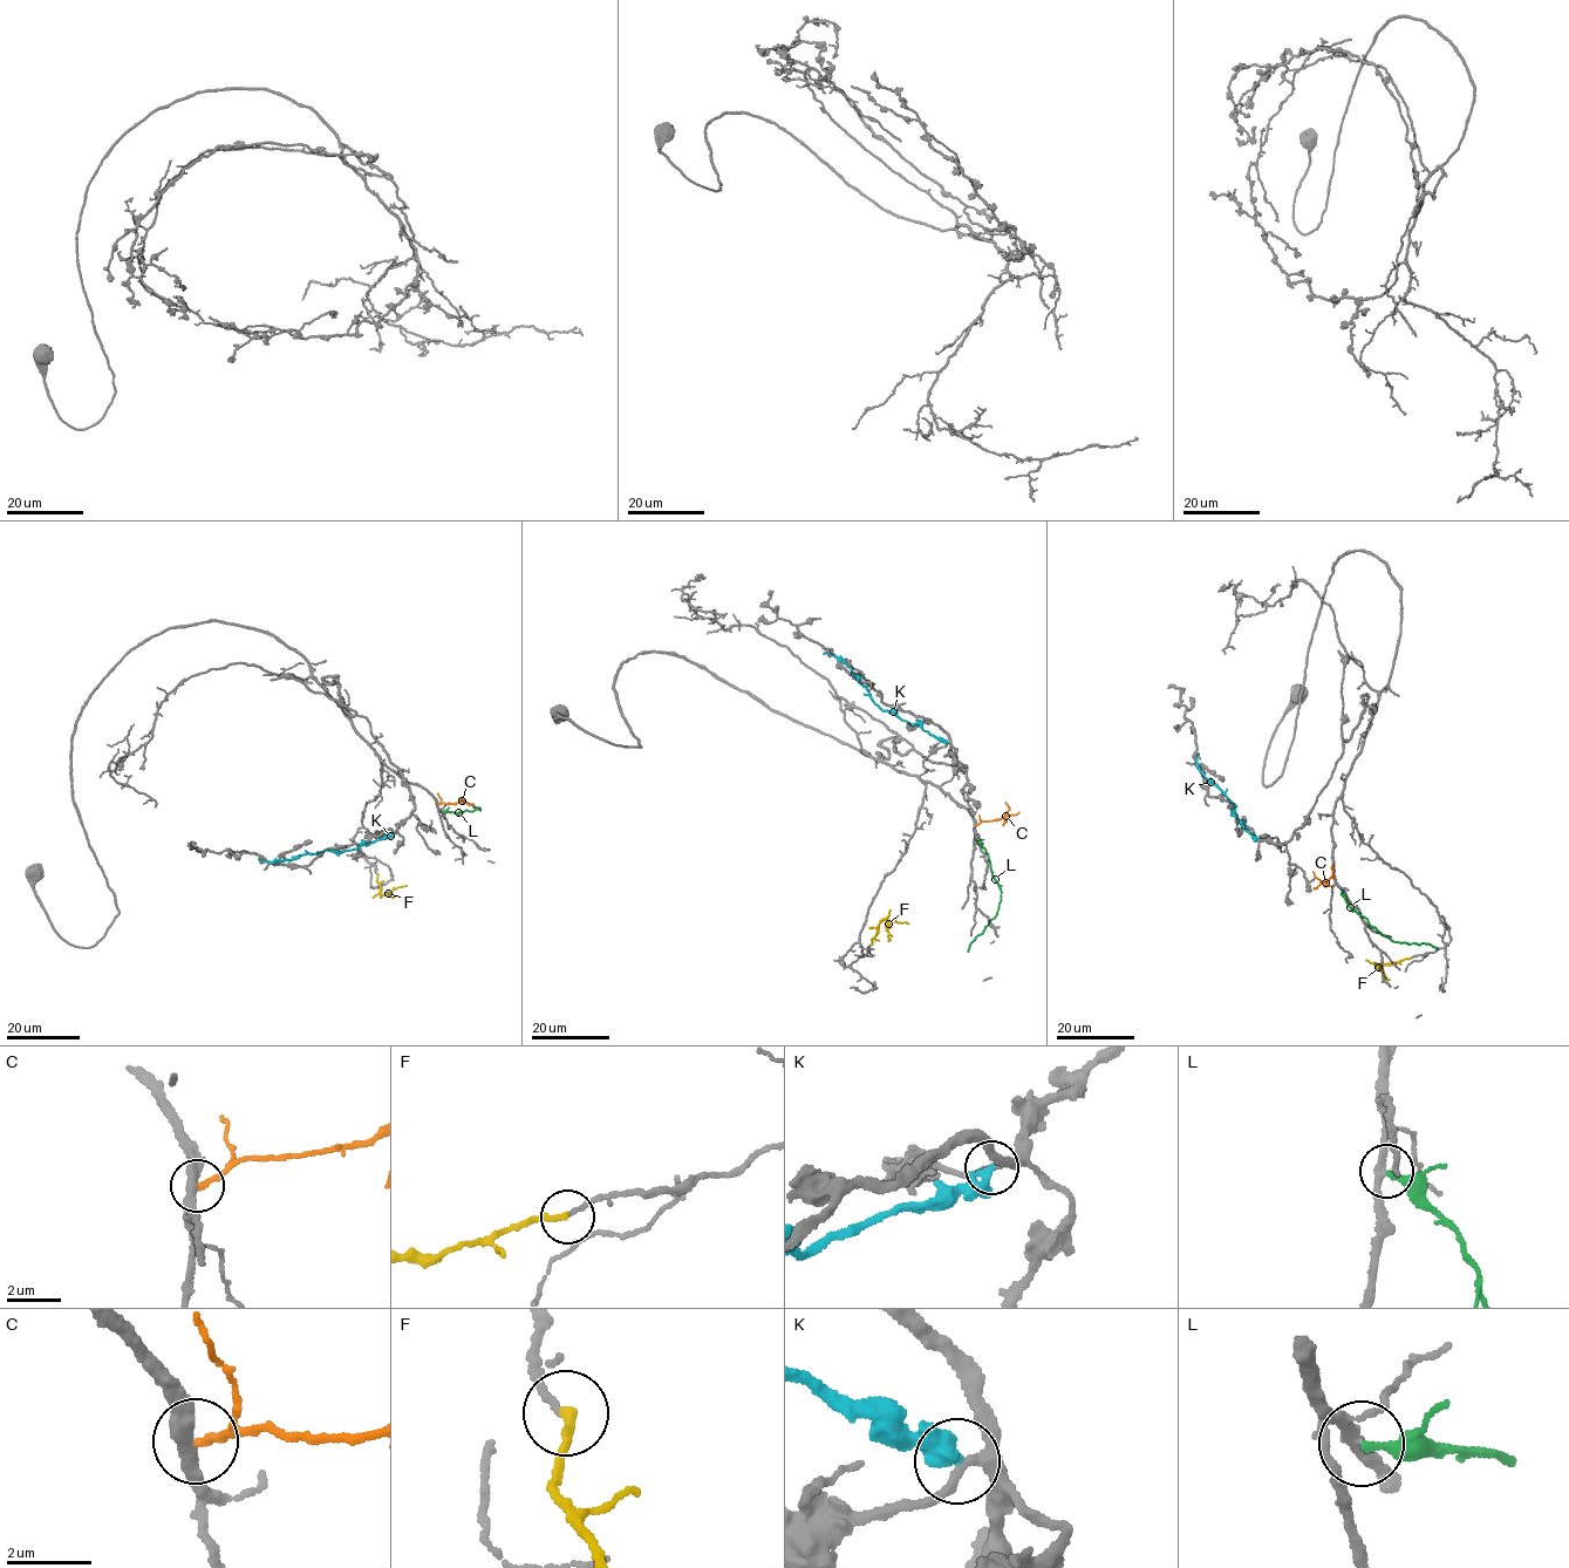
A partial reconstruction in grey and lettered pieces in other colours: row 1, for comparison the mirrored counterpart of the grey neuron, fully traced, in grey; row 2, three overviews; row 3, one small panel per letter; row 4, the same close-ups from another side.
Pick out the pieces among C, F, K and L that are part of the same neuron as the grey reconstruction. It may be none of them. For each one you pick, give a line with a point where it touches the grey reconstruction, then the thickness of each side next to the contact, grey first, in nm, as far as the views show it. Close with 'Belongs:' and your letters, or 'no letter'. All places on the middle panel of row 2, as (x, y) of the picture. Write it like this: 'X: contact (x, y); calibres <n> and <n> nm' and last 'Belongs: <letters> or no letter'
F: contact (871, 945); calibres 180 and 240 nm
Belongs: F

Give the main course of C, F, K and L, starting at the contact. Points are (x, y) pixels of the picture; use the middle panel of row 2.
C: (975, 825), (1018, 812)
F: (872, 945), (880, 922), (908, 924)
K: (947, 743), (919, 724), (882, 710), (851, 668), (824, 653)
L: (975, 839), (988, 856), (1001, 893), (997, 914), (967, 950)

